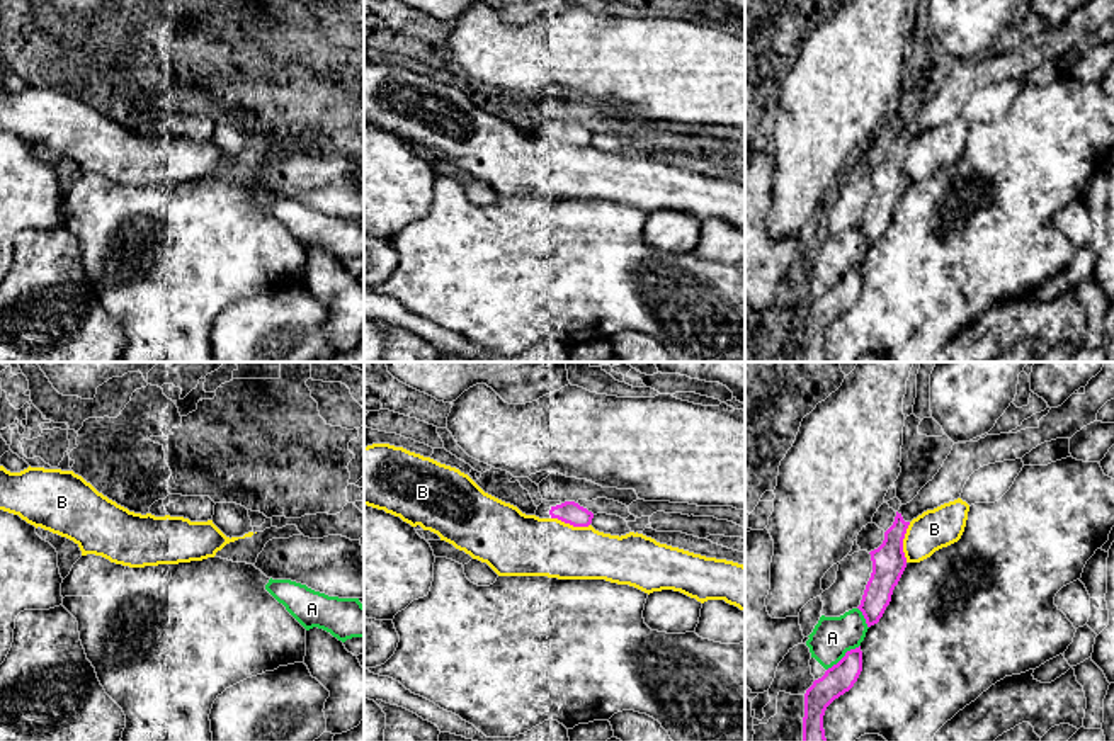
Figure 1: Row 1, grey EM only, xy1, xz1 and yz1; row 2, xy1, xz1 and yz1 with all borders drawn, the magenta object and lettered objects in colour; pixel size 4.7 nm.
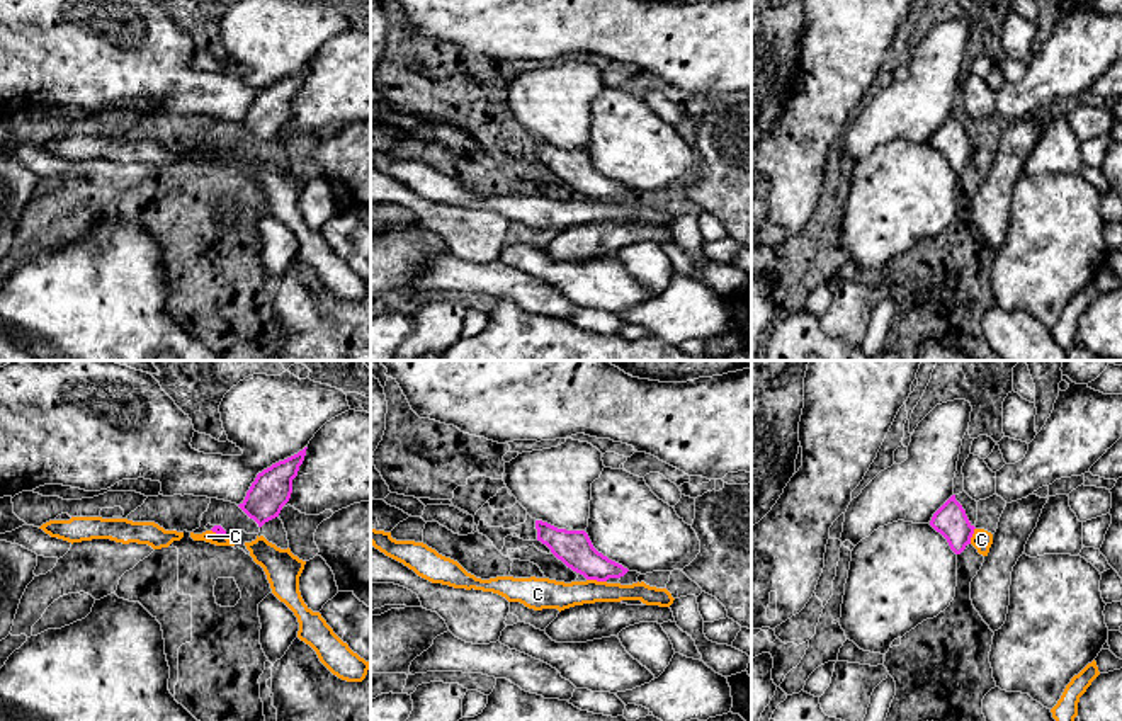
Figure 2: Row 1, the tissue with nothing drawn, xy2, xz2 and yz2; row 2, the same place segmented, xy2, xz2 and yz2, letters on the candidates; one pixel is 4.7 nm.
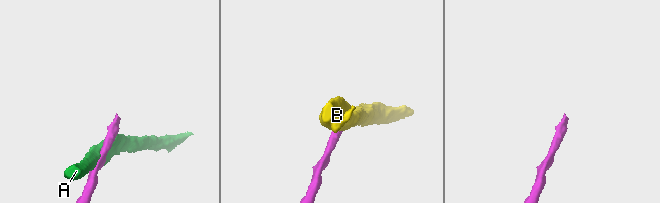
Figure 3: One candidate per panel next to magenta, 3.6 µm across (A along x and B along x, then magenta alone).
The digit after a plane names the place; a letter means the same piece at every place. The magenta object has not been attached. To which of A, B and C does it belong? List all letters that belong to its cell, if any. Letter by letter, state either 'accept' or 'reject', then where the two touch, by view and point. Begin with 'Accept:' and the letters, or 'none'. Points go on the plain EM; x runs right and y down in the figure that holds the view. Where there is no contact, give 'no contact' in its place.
Accept: none
A: reject; meets magenta in yz1 at (844, 276)
B: reject; meets magenta in yz1 at (902, 162)
C: reject; meets magenta in xz2 at (597, 199)

